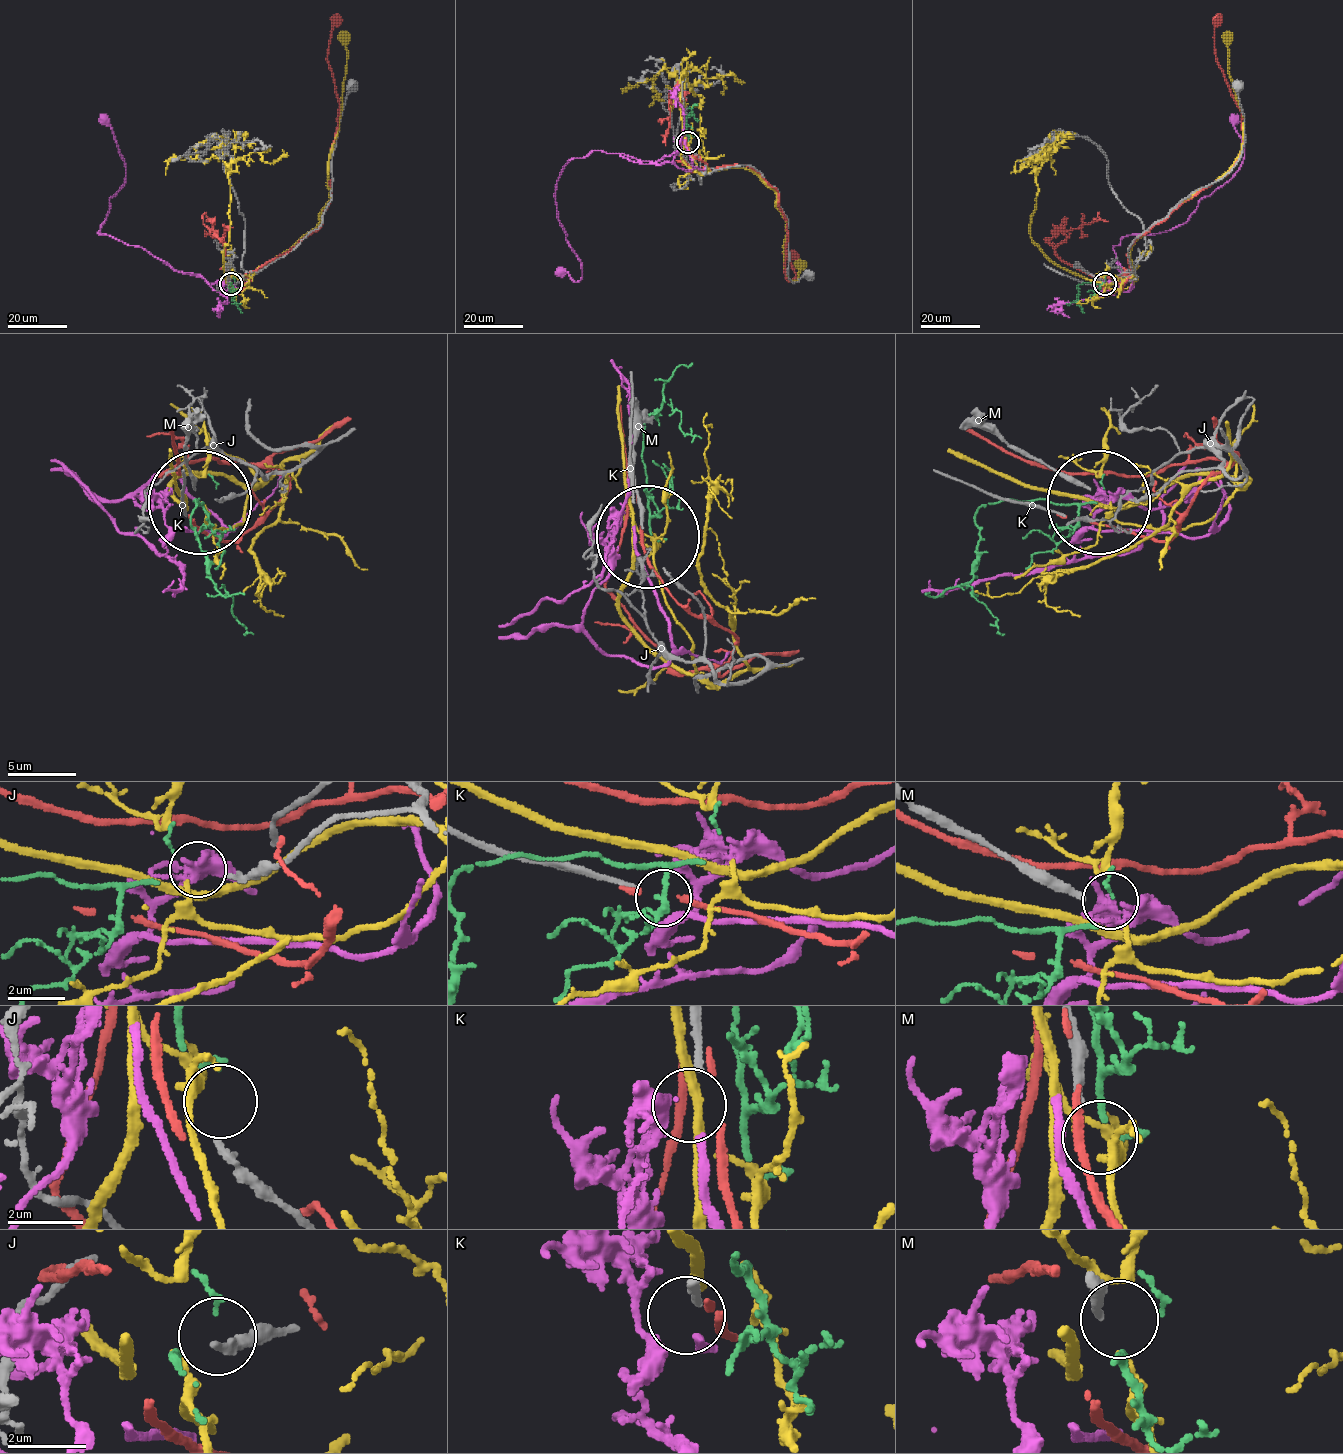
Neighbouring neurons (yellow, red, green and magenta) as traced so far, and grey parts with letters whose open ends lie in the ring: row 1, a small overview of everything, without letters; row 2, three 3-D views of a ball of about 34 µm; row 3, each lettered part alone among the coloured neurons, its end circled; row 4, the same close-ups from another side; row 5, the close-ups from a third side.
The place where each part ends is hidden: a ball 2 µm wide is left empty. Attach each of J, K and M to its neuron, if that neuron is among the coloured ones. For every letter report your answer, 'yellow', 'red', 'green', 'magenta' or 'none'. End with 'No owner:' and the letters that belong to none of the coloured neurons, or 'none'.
J: green
K: magenta
M: none
No owner: M

